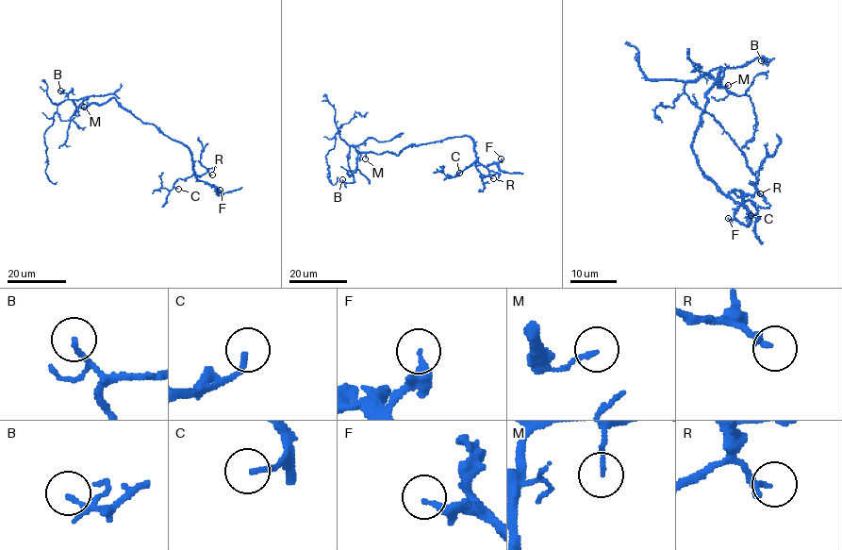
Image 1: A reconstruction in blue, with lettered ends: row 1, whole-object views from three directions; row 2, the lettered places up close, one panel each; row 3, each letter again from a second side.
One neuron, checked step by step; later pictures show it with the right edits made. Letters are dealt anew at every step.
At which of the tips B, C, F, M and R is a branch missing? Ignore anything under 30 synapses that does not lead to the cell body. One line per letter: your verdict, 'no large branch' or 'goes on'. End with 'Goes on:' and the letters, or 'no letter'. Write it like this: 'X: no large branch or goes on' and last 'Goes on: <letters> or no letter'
B: no large branch
C: no large branch
F: no large branch
M: no large branch
R: no large branch
Goes on: no letter

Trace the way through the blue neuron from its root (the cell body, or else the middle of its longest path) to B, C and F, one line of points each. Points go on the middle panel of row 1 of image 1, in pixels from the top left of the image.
B: (400, 152), (397, 155), (387, 152), (358, 152), (351, 146), (348, 166), (354, 181), (345, 183), (342, 179)
C: (400, 152), (413, 145), (468, 136), (472, 140), (476, 158), (459, 173)
F: (400, 152), (413, 145), (468, 136), (472, 140), (473, 151), (481, 164), (488, 166), (499, 162), (501, 158)

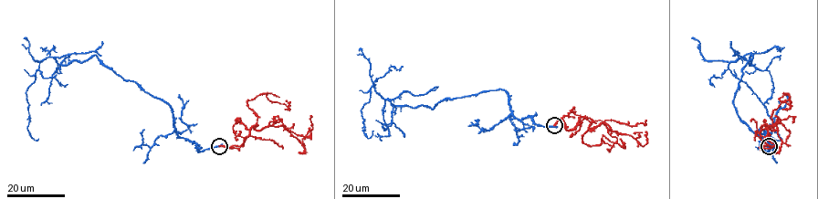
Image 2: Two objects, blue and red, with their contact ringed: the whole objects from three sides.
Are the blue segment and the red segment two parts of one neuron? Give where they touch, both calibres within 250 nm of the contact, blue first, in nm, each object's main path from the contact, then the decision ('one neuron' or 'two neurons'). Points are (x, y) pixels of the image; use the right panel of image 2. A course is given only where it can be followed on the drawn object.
place (769, 146); calibres 280 and 380 nm; course blue (769, 146), (733, 103), (752, 57), (740, 57), (728, 68), (766, 109), (774, 139); course red (769, 146), (762, 146), (773, 146), (761, 139), (761, 125), (775, 126), (784, 142), (790, 133), (775, 115); one neuron

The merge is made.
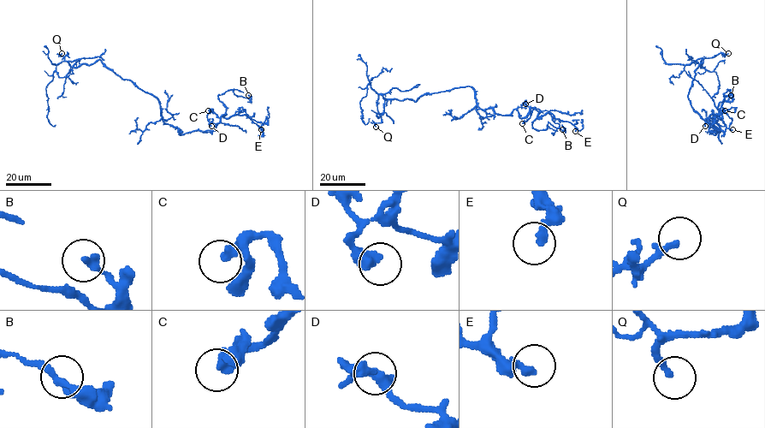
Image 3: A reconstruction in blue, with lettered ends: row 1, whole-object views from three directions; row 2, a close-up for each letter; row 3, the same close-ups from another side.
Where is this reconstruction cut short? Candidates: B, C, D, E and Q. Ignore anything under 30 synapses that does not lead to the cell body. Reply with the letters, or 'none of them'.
Q

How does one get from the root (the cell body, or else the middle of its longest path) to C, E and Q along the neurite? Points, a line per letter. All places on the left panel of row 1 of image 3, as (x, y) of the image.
C: (154, 97), (159, 104), (163, 121), (175, 127), (180, 134), (212, 130), (220, 118), (211, 109), (208, 110)
E: (154, 97), (163, 121), (180, 134), (212, 130), (224, 115), (225, 118), (246, 115), (261, 129)
Q: (154, 97), (130, 80), (122, 80), (99, 60), (71, 67), (62, 58), (68, 53), (64, 56), (62, 53)

